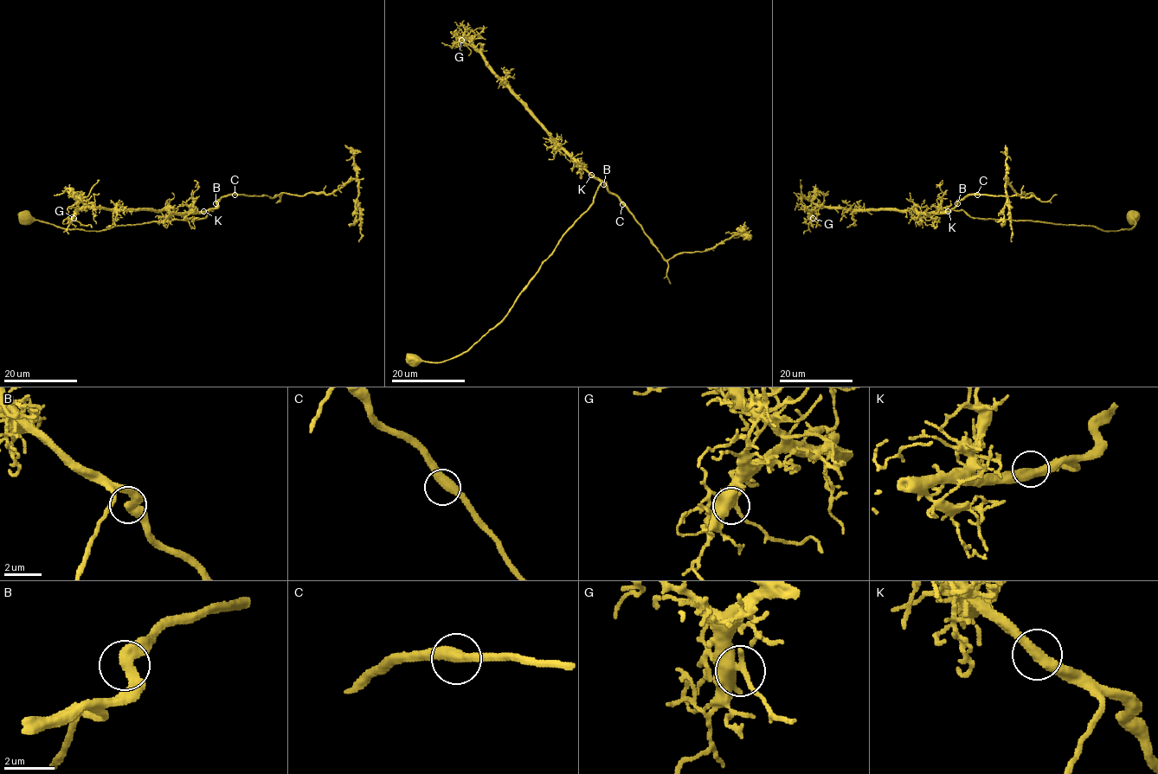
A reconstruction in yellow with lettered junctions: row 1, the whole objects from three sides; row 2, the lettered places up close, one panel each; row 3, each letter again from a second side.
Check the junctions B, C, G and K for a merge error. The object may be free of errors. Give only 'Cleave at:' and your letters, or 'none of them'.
Cleave at: none of them

